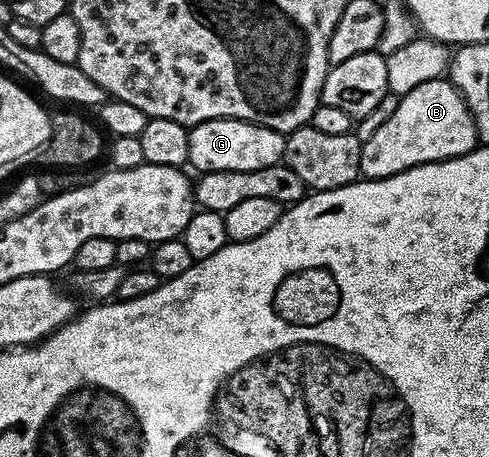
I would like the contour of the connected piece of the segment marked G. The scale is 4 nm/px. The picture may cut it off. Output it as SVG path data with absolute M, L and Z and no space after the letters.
M213 119L204 121L189 128L190 132L190 162L195 172L208 171L247 171L248 169L264 169L268 165L283 162L282 154L286 148L286 135L281 131L273 131L261 127L259 123L245 123L242 119Z

